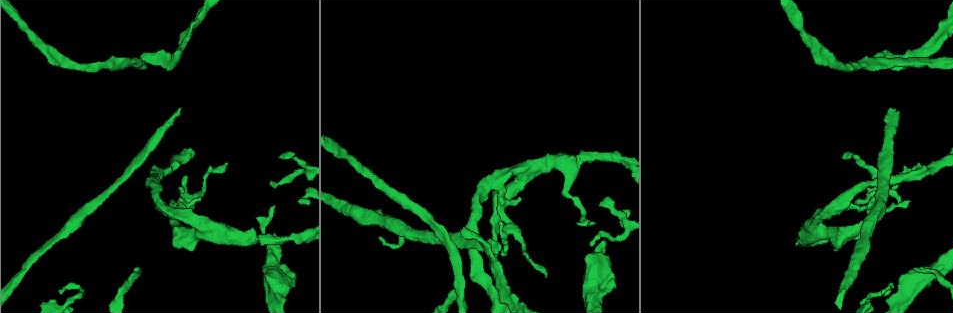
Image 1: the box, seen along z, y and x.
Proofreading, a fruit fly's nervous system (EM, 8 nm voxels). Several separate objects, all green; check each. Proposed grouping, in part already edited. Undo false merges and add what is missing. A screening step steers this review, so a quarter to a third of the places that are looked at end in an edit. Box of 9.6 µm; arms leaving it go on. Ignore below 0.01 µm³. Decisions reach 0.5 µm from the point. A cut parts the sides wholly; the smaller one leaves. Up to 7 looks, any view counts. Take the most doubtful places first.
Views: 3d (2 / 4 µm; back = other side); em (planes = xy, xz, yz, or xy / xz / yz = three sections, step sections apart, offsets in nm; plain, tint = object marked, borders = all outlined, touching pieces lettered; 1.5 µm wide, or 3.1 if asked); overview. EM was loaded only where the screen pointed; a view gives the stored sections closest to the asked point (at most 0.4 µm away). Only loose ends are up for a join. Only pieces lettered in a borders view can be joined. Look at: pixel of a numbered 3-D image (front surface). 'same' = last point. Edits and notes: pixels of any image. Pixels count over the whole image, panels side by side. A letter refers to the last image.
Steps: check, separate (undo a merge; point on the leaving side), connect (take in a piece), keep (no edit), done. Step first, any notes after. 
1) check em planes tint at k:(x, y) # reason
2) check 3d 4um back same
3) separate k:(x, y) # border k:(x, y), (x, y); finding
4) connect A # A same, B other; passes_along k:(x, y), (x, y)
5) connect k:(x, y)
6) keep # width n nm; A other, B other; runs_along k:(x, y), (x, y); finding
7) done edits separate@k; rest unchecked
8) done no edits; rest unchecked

check em planes tint at 1:(500, 248) # branch stops here

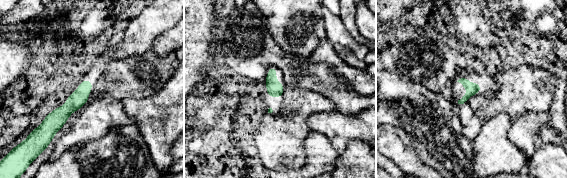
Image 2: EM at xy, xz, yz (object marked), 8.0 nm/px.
check em planes borders same # see the neighbours

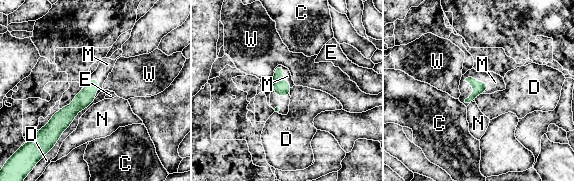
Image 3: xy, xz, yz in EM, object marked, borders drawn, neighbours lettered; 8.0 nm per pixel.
connect M # C other, D other, E other, M same, N other, W other; the neuron continues

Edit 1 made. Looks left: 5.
check 3d 4um back at 1:(915, 267) # free end

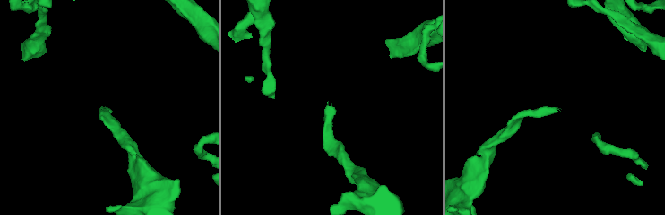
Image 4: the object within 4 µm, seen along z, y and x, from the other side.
check em planes borders at 4:(330, 106) # need the tissue

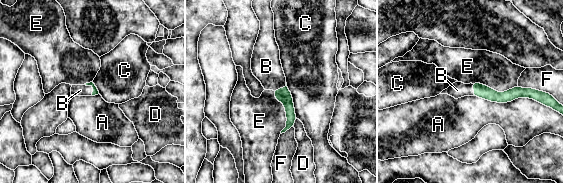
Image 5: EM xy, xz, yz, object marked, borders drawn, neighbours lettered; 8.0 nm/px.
connect B # longest_contact A 550 nm; A other, B same, C other, D other, E other, F other; the neuron continues

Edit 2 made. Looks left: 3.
check overview # redraw

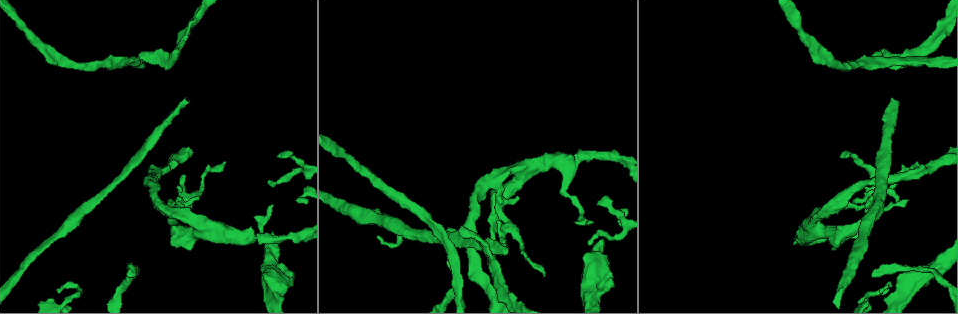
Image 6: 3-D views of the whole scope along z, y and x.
check em xy step 8 borders at 6:(197, 197) # branch stops here

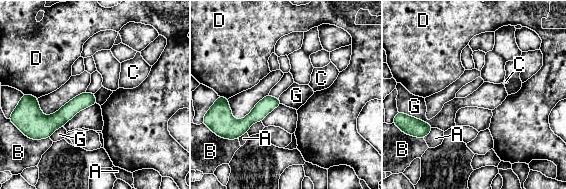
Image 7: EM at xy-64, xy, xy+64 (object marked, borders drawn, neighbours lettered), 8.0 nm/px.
check em planes borders same

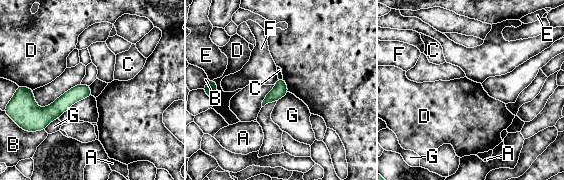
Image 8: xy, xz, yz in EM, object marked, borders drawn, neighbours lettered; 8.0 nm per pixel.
keep # A other, B other, C other, D other, E other, F other, G other; runs_along 8:(88, 91), (54, 111), (40, 111), (30, 96); none of them fits

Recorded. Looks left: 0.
done edits connect@3, connect@5; rest unchecked

